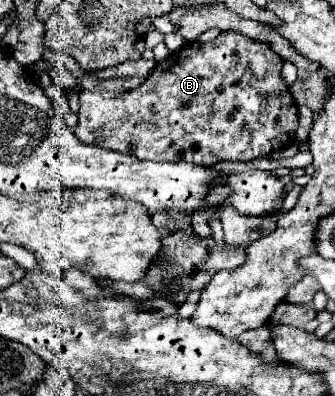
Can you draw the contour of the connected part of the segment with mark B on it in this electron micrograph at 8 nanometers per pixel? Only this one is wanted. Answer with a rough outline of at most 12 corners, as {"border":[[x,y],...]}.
{"border":[[221,32],[125,92],[79,92],[83,144],[153,162],[269,158],[283,58]]}

